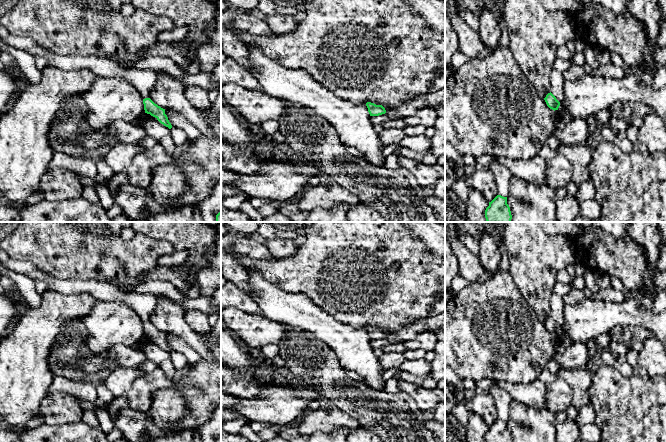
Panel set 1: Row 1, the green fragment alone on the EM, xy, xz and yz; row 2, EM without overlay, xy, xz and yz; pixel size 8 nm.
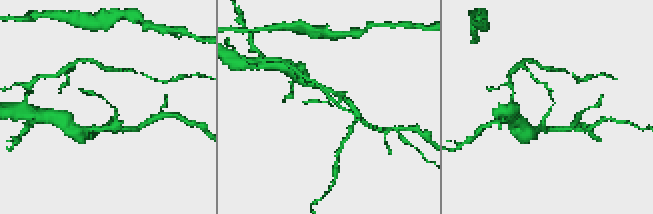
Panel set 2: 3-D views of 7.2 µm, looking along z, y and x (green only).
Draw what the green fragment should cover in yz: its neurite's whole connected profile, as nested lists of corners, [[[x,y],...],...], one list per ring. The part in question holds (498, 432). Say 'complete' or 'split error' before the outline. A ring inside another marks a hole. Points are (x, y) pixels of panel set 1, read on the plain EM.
complete; [[[497,419],[485,434],[485,442],[512,442],[507,421]]]

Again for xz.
complete; [[[367,326],[366,330],[370,340],[379,340],[386,337],[386,334],[382,329],[376,329],[374,327]]]

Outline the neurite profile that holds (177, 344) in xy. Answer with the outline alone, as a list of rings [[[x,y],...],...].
[[[166,333],[165,338],[167,339],[172,351],[183,354],[186,357],[189,365],[194,365],[202,359],[200,354],[197,351],[195,351],[181,337],[174,335],[172,333]]]

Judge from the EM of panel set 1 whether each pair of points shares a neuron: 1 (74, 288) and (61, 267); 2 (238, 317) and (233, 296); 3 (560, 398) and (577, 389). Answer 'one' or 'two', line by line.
1: two
2: two
3: two

